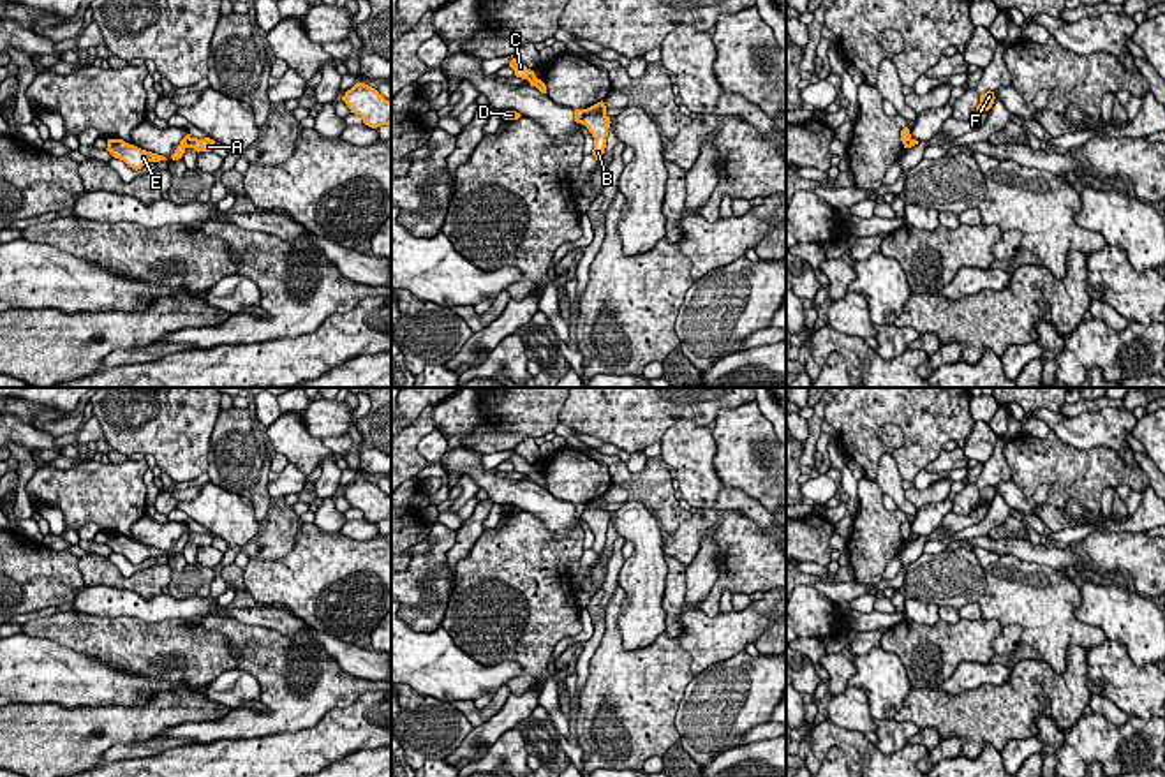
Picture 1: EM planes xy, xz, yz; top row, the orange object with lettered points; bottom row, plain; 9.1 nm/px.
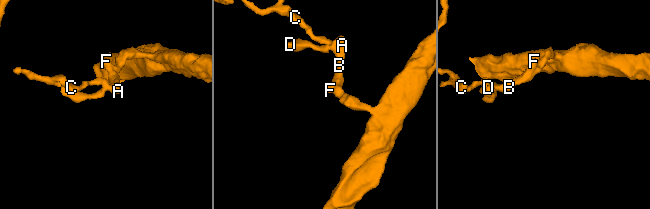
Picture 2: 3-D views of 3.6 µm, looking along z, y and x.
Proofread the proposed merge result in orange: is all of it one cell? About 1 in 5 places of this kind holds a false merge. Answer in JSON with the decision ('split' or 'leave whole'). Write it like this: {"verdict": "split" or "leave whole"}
{"verdict": "split"}

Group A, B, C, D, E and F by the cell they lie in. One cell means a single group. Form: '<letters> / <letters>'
A B F / C D E

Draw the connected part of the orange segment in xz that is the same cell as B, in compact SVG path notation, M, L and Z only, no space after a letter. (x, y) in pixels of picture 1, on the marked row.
M597 102L590 107L587 107L585 116L580 120L582 125L589 129L589 132L594 137L594 150L592 155L596 160L601 160L605 148L606 148L606 137L610 129L610 116L606 115L605 102Z

